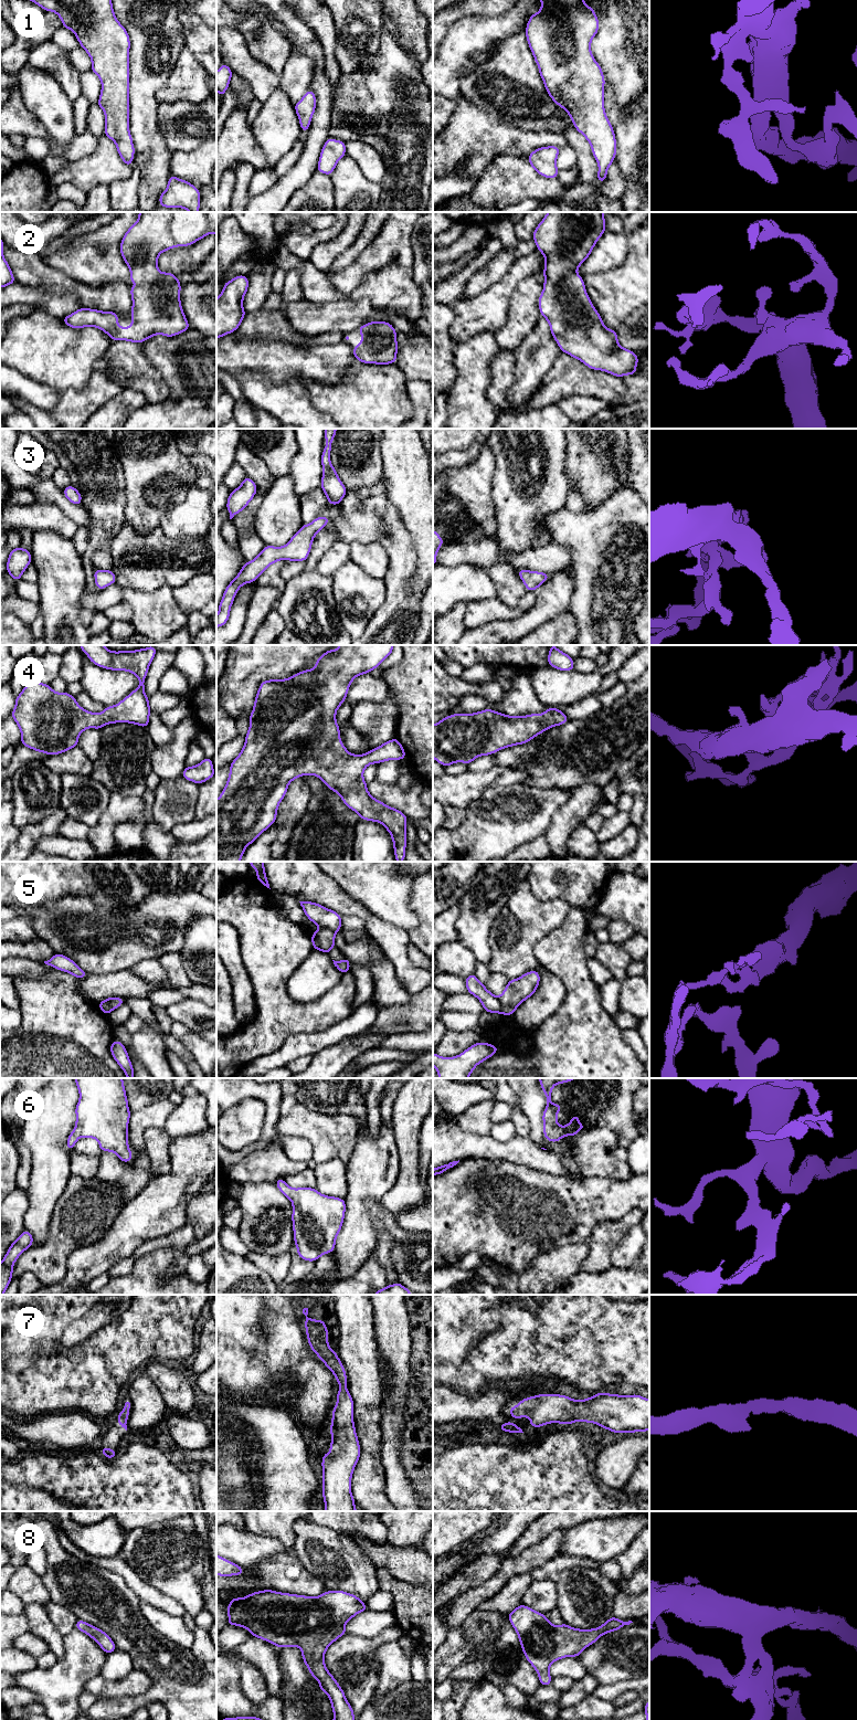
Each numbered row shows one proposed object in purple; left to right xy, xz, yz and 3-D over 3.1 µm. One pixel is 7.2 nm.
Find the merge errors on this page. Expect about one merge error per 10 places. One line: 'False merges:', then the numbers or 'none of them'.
False merges: 5

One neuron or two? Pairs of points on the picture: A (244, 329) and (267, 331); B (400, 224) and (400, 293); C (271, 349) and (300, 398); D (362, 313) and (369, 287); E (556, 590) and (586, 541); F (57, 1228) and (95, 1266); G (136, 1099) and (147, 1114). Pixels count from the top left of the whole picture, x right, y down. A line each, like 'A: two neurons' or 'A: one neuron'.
A: one neuron
B: two neurons
C: two neurons
D: two neurons
E: two neurons
F: two neurons
G: two neurons

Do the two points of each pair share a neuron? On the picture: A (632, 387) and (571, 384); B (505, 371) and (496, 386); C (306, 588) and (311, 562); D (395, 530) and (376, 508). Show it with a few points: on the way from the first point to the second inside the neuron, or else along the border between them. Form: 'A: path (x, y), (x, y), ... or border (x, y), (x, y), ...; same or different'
A: path (616, 389), (602, 384), (586, 384); same
B: path (503, 375), (503, 379), (499, 382); same
C: border (306, 569), (314, 570); different
D: path (390, 525), (380, 514); same

